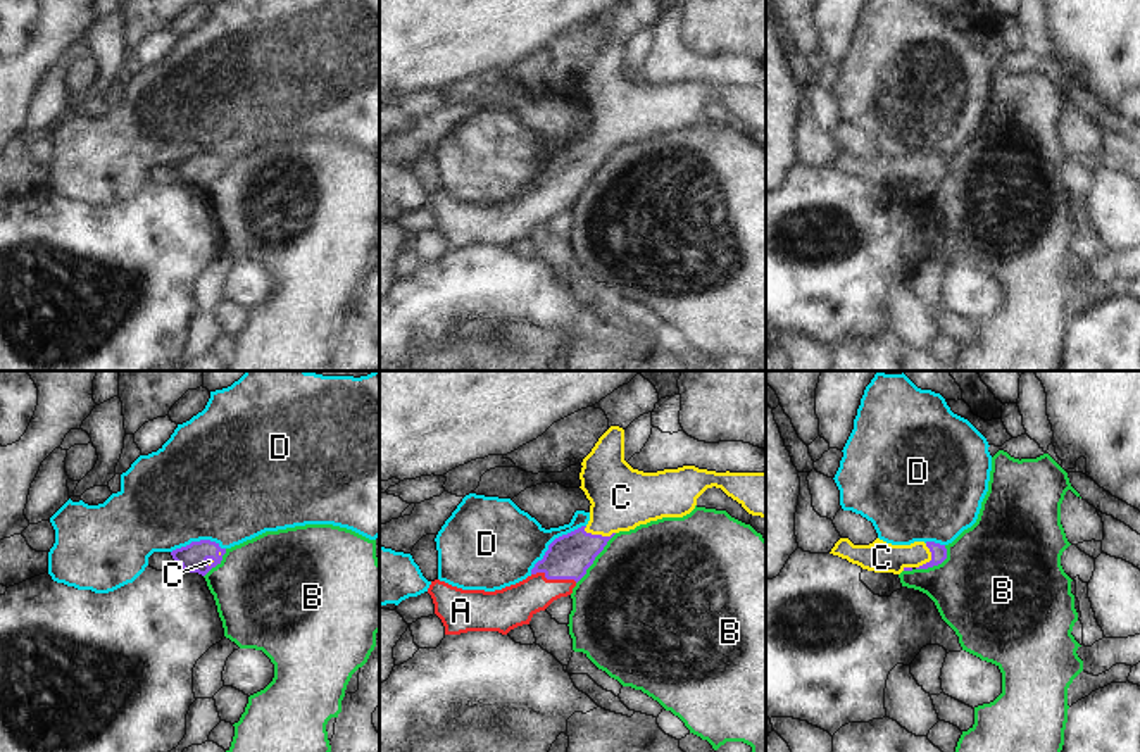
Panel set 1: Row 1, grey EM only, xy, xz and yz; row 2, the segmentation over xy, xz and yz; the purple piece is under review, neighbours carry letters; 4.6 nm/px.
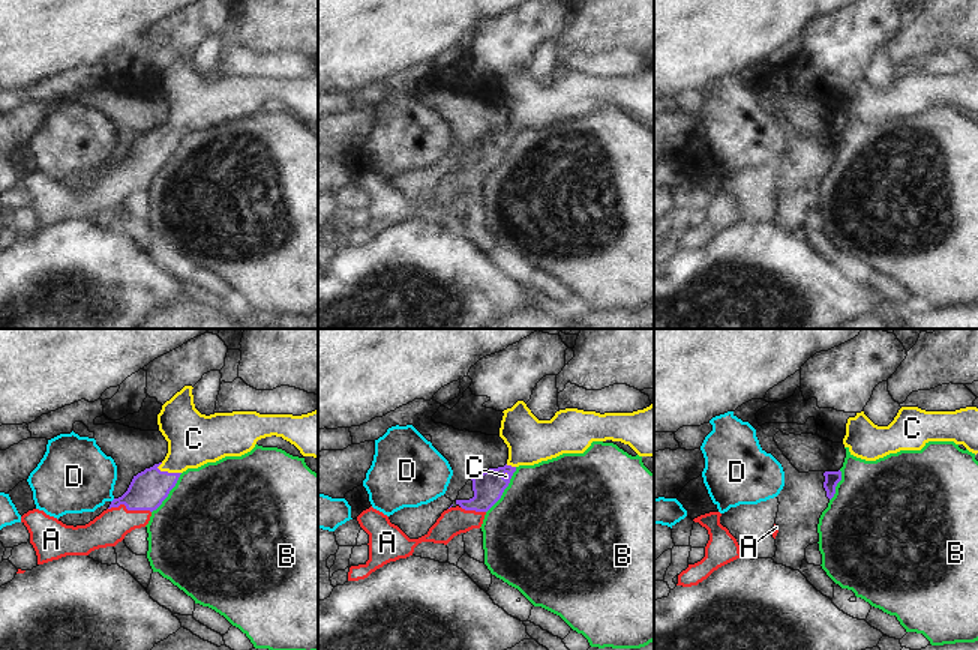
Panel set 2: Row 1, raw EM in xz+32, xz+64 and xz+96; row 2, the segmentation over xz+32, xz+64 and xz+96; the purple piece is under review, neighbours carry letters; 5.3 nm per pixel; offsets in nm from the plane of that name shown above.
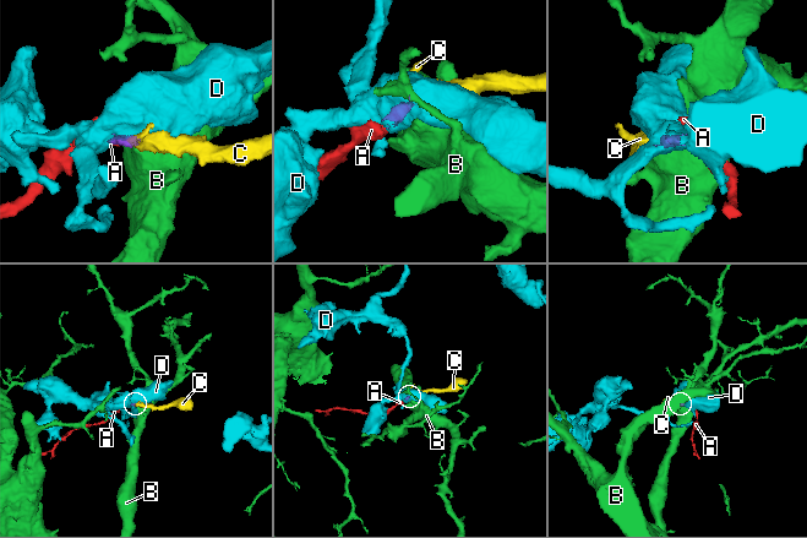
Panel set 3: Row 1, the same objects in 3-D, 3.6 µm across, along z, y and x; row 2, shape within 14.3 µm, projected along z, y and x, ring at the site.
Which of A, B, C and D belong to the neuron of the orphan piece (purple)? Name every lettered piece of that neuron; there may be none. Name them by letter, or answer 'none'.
A, C

